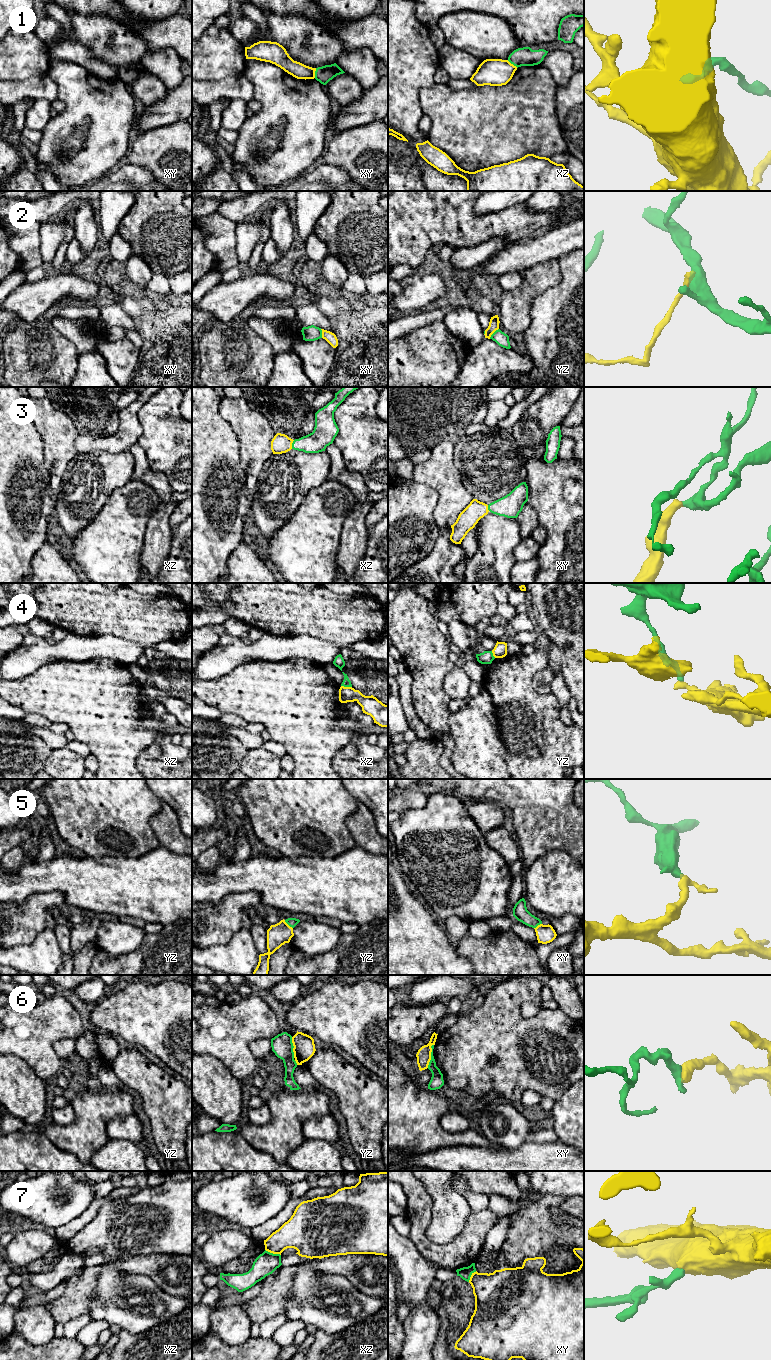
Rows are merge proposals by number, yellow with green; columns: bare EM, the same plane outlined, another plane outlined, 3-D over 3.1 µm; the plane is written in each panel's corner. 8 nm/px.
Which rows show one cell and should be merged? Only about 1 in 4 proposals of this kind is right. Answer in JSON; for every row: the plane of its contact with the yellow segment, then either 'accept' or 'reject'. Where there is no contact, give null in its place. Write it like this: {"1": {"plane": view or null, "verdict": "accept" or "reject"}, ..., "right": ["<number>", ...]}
{"1": {"plane": "xy", "verdict": "reject"}, "2": {"plane": "yz", "verdict": "reject"}, "3": {"plane": "xz", "verdict": "accept"}, "4": {"plane": "xz", "verdict": "reject"}, "5": {"plane": "yz", "verdict": "accept"}, "6": {"plane": "xy", "verdict": "reject"}, "7": {"plane": "xz", "verdict": "reject"}, "right": ["3", "5"]}

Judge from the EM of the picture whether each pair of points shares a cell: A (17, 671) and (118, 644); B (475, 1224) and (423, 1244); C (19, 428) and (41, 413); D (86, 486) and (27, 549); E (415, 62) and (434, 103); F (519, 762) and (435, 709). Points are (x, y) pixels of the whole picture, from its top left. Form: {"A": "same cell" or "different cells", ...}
{"A": "same cell", "B": "same cell", "C": "different cells", "D": "different cells", "E": "different cells", "F": "different cells"}

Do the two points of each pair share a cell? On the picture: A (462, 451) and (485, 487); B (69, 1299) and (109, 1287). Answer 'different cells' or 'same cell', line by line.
A: same cell
B: different cells

